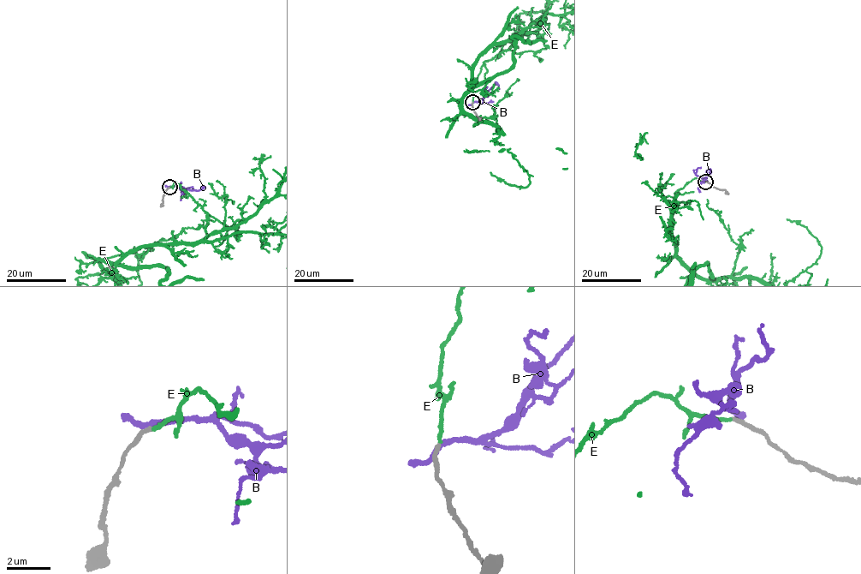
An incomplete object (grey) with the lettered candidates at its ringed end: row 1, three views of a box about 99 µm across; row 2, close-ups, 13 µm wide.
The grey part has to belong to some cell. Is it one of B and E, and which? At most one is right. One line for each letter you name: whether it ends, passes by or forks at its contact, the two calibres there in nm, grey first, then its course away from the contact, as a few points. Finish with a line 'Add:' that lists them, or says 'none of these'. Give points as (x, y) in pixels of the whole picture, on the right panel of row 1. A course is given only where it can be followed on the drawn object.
E: it ends there; 180 nm thick on the grey side, 160 nm on the other
Add: E

